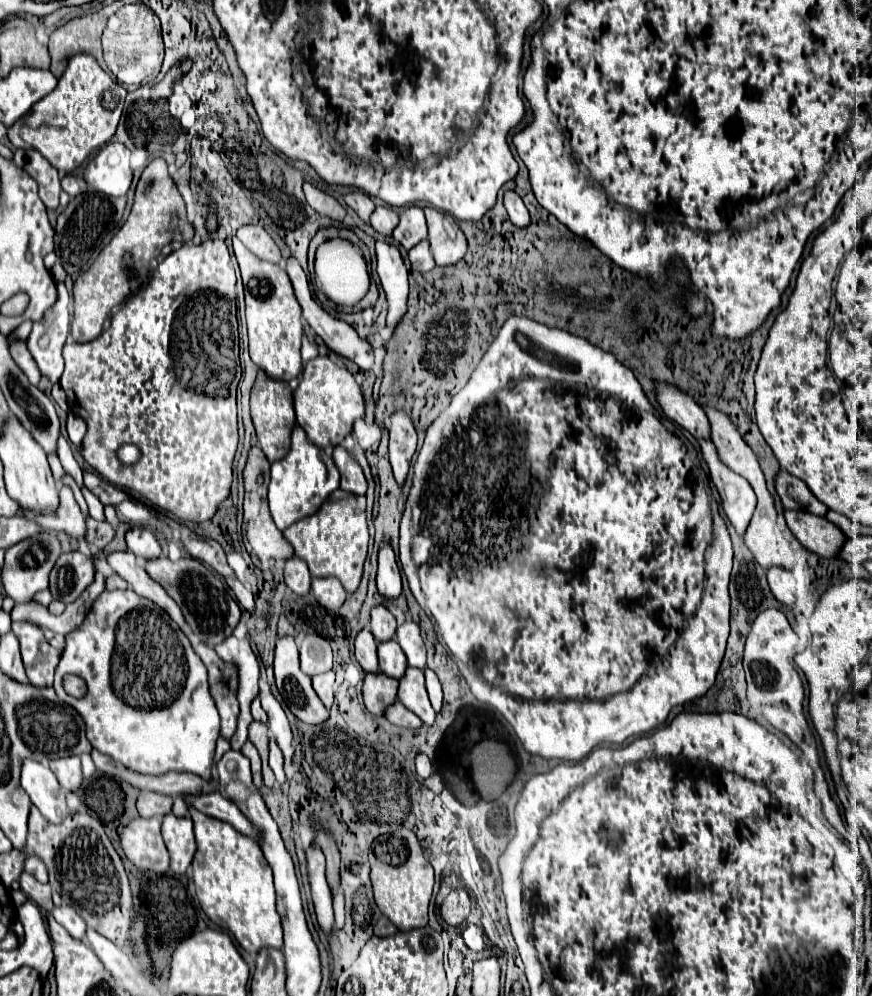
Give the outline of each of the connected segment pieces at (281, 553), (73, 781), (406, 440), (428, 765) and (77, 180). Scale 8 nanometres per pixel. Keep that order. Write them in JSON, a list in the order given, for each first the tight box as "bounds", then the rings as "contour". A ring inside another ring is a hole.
[{"bounds":[243,446,293,568],"contour":[[[253,446],[249,452],[249,460],[243,472],[245,478],[245,514],[243,514],[243,522],[245,522],[245,530],[247,530],[247,540],[251,544],[253,554],[259,558],[261,566],[271,568],[277,560],[287,560],[293,556],[293,546],[283,538],[283,534],[279,532],[279,528],[275,526],[269,506],[267,506],[267,486],[269,486],[269,460],[265,458],[263,450],[259,446]]]},{"bounds":[49,756,83,792],"contour":[[[69,756],[69,758],[51,760],[51,762],[49,762],[49,768],[53,770],[53,774],[57,776],[59,784],[61,784],[65,790],[71,790],[71,792],[79,790],[81,780],[83,780],[79,756]]]},{"bounds":[389,410,417,484],"contour":[[[395,410],[389,422],[389,460],[399,484],[405,482],[415,446],[417,446],[417,432],[413,420],[405,410]]]},{"bounds":[415,754,435,780],"contour":[[[417,754],[415,764],[417,764],[417,774],[419,774],[423,780],[427,780],[435,771],[431,760],[429,760],[425,754]]]},{"bounds":[61,174,87,196],"contour":[[[65,174],[61,180],[61,186],[69,196],[77,196],[77,194],[83,194],[87,190],[87,182],[77,174]]]}]

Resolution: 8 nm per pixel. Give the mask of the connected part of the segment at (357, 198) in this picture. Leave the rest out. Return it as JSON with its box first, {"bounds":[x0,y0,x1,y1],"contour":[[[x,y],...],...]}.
{"bounds":[345,192,375,224],"contour":[[[351,192],[351,194],[345,196],[345,202],[347,202],[347,206],[351,206],[357,212],[357,216],[365,224],[369,224],[369,218],[371,218],[371,214],[375,210],[375,202],[367,194],[363,194],[363,192]]]}

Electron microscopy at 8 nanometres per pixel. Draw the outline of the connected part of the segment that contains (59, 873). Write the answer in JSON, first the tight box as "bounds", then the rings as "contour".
{"bounds":[27,806,133,946],"contour":[[[31,806],[27,850],[29,854],[41,856],[49,870],[49,884],[53,892],[59,892],[61,898],[65,898],[65,904],[73,906],[89,928],[97,930],[117,946],[125,944],[133,908],[129,880],[119,854],[95,814],[83,808],[69,814],[61,824],[51,824],[35,806]]]}

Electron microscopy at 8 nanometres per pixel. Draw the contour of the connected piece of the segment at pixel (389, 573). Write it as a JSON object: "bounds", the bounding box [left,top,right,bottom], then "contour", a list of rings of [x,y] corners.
{"bounds":[377,542,401,600],"contour":[[[385,542],[379,552],[377,590],[385,600],[393,600],[393,598],[401,596],[401,574],[399,574],[399,566],[395,562],[389,542]]]}

